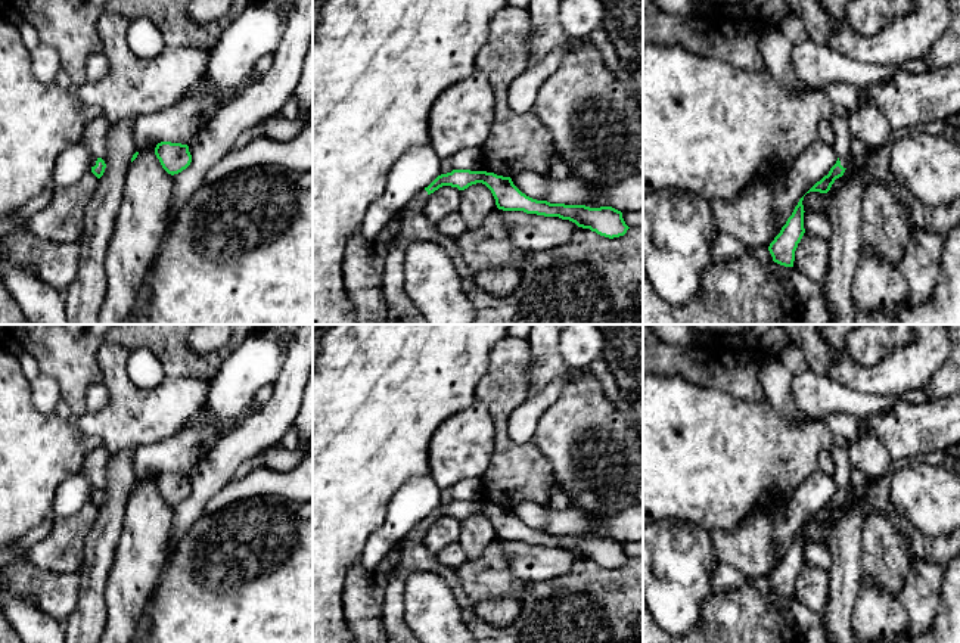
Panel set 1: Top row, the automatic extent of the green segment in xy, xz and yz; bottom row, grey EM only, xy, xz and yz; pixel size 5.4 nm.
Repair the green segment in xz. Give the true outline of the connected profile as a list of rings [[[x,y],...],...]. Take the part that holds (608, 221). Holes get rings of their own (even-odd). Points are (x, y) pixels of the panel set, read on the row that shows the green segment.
[[[453,170],[451,173],[438,175],[428,187],[417,193],[404,209],[423,211],[429,195],[442,186],[465,190],[476,183],[482,183],[491,190],[497,208],[503,211],[524,211],[526,214],[559,217],[609,239],[624,236],[630,229],[622,218],[622,212],[612,206],[590,208],[585,205],[537,201],[522,193],[510,177],[470,170]]]

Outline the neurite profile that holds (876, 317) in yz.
[[[855,307],[854,324],[898,324],[898,323],[882,311],[873,311],[867,314]]]

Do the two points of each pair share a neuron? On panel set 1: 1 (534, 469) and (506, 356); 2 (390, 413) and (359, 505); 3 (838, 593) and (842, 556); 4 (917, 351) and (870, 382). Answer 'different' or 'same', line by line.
1: same
2: same
3: same
4: same

